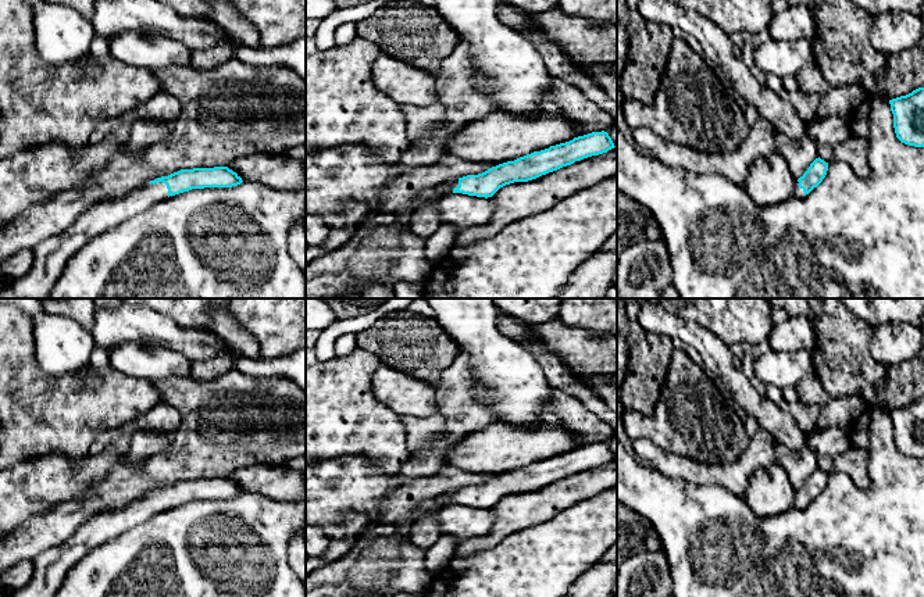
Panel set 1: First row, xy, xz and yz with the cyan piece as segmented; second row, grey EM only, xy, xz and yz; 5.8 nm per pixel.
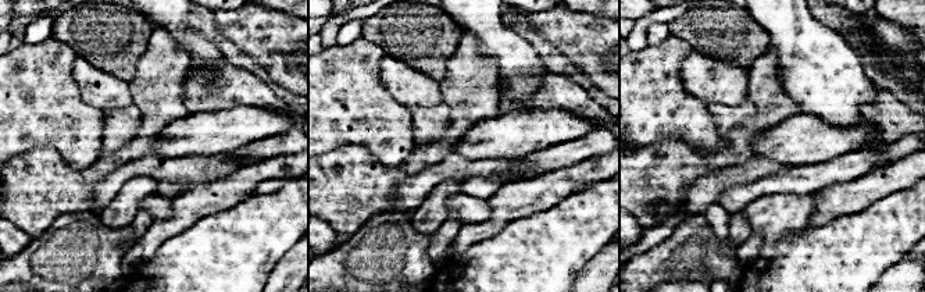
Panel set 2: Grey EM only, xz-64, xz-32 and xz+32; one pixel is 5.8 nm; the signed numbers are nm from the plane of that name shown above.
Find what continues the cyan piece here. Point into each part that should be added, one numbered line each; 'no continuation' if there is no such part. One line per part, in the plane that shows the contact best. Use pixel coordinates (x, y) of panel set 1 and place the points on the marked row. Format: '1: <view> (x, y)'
1: xy (50, 256)

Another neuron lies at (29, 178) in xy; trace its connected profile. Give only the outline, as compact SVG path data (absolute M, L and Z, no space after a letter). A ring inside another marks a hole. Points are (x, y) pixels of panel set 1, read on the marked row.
M53 140L0 160L0 229L25 210L51 200L79 182L79 154L71 151L61 140Z

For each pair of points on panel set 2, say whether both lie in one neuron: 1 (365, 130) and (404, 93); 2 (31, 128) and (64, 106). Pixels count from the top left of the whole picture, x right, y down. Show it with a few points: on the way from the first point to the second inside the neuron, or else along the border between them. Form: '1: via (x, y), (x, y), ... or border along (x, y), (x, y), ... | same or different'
1: border along (378, 72), (379, 81), (386, 91), (409, 109) | different
2: via (39, 121), (46, 121), (56, 114) | same

